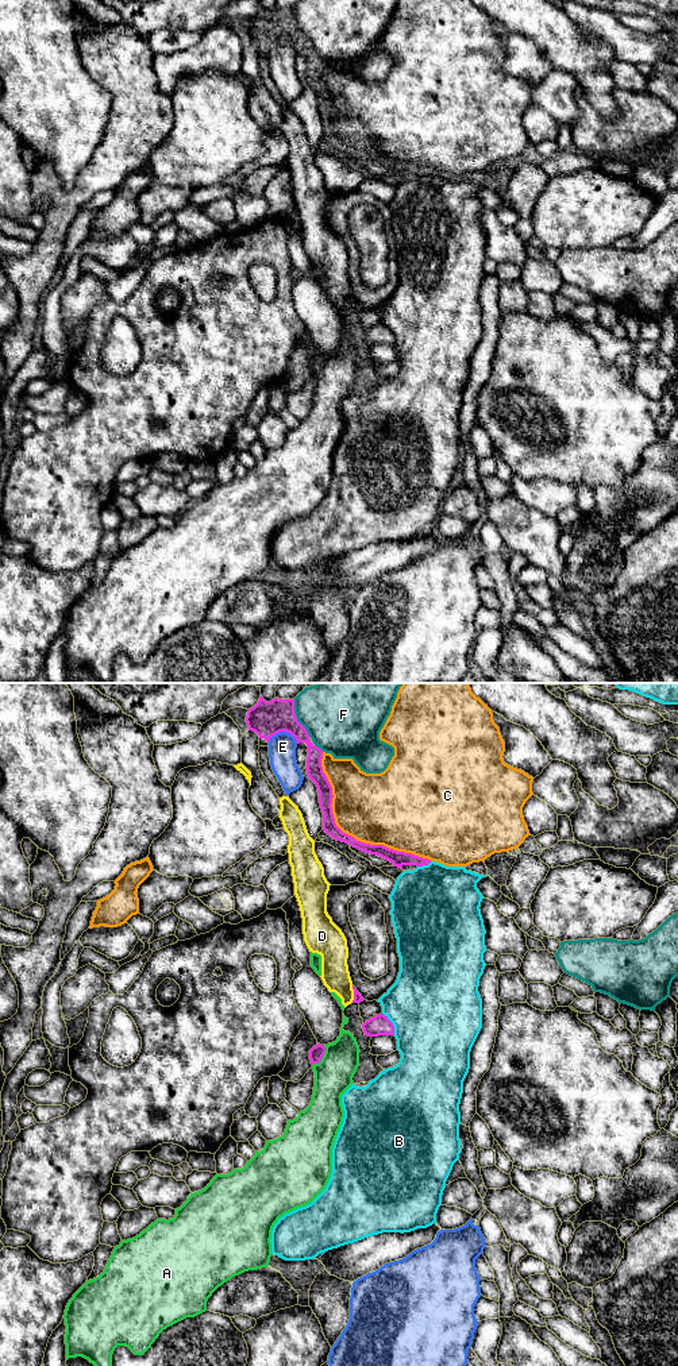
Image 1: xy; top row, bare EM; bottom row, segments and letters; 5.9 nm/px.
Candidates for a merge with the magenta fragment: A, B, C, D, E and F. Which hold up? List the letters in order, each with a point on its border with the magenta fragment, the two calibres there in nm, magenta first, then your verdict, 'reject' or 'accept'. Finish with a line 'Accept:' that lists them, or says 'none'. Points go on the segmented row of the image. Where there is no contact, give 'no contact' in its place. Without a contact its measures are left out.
A: meets magenta in xy at (322, 1057); 90 nm thick on the magenta side, 220 nm on the other; reject
B: meets magenta in xy at (392, 1023); 120 nm thick on the magenta side, 500 nm on the other; reject
C: meets magenta in xy at (347, 834); 80 nm thick on the magenta side, 440 nm on the other; reject
D: meets magenta in xy at (354, 994); 50 nm thick on the magenta side, 170 nm on the other; reject
E: meets magenta in xy at (284, 730); 200 nm thick on the magenta side, 160 nm on the other; reject
F: meets magenta in xy at (296, 718); 200 nm thick on the magenta side, 420 nm on the other; reject
Accept: none

